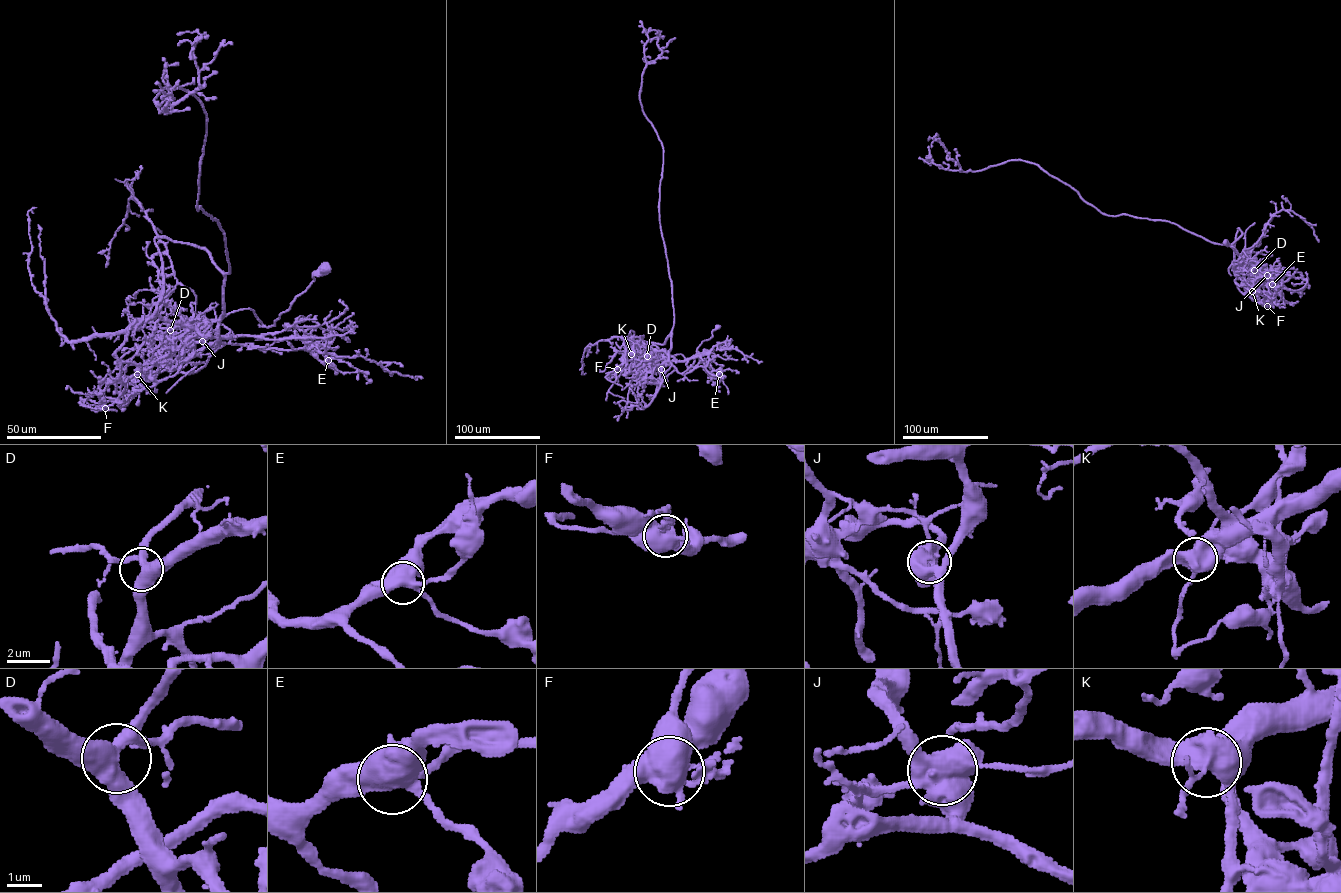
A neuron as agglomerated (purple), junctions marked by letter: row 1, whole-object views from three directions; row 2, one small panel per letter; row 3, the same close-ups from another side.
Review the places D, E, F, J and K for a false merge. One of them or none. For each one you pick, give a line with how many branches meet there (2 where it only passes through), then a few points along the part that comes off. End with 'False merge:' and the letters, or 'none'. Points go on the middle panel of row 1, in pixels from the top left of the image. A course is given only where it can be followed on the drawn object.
J: Branches: 5. Course of the part to remove: (661, 369), (654, 361), (658, 348), (652, 345), (647, 361), (634, 375), (627, 405), (617, 421)
False merge: J

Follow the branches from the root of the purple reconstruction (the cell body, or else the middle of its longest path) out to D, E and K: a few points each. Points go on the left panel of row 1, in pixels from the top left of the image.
D: (325, 269), (314, 274), (274, 325), (266, 327), (252, 310), (240, 309), (207, 328), (200, 324), (170, 330)
E: (325, 269), (274, 325), (240, 309), (198, 330), (222, 343), (305, 349), (328, 360)
K: (325, 269), (314, 274), (315, 280), (274, 325), (265, 326), (252, 309), (234, 311), (198, 328), (137, 374)

